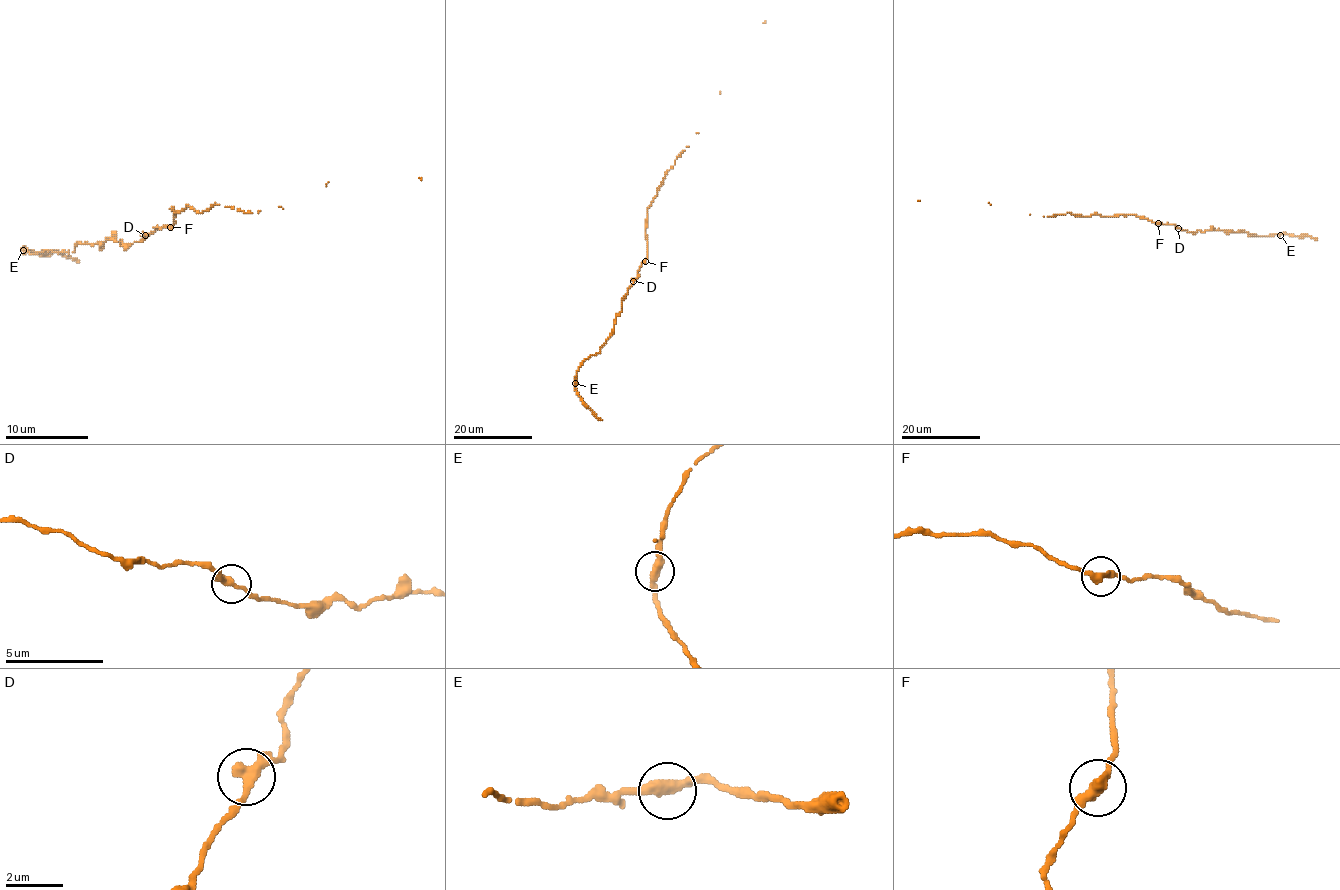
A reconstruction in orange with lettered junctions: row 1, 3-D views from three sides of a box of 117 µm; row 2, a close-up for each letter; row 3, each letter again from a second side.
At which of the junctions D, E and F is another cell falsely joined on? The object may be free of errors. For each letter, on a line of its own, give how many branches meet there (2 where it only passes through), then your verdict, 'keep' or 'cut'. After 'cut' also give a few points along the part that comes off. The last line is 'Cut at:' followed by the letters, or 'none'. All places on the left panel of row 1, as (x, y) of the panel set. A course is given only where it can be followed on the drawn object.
D: branches 2; keep
E: branches 2; keep
F: branches 2; keep
Cut at: none

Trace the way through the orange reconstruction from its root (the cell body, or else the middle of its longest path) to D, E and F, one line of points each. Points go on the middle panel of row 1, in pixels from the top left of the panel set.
D: (646, 225), (647, 259), (638, 272), (638, 278), (633, 281)
E: (646, 225), (647, 259), (622, 300), (613, 332), (598, 352), (582, 362), (575, 383)
F: (646, 225), (645, 261)

